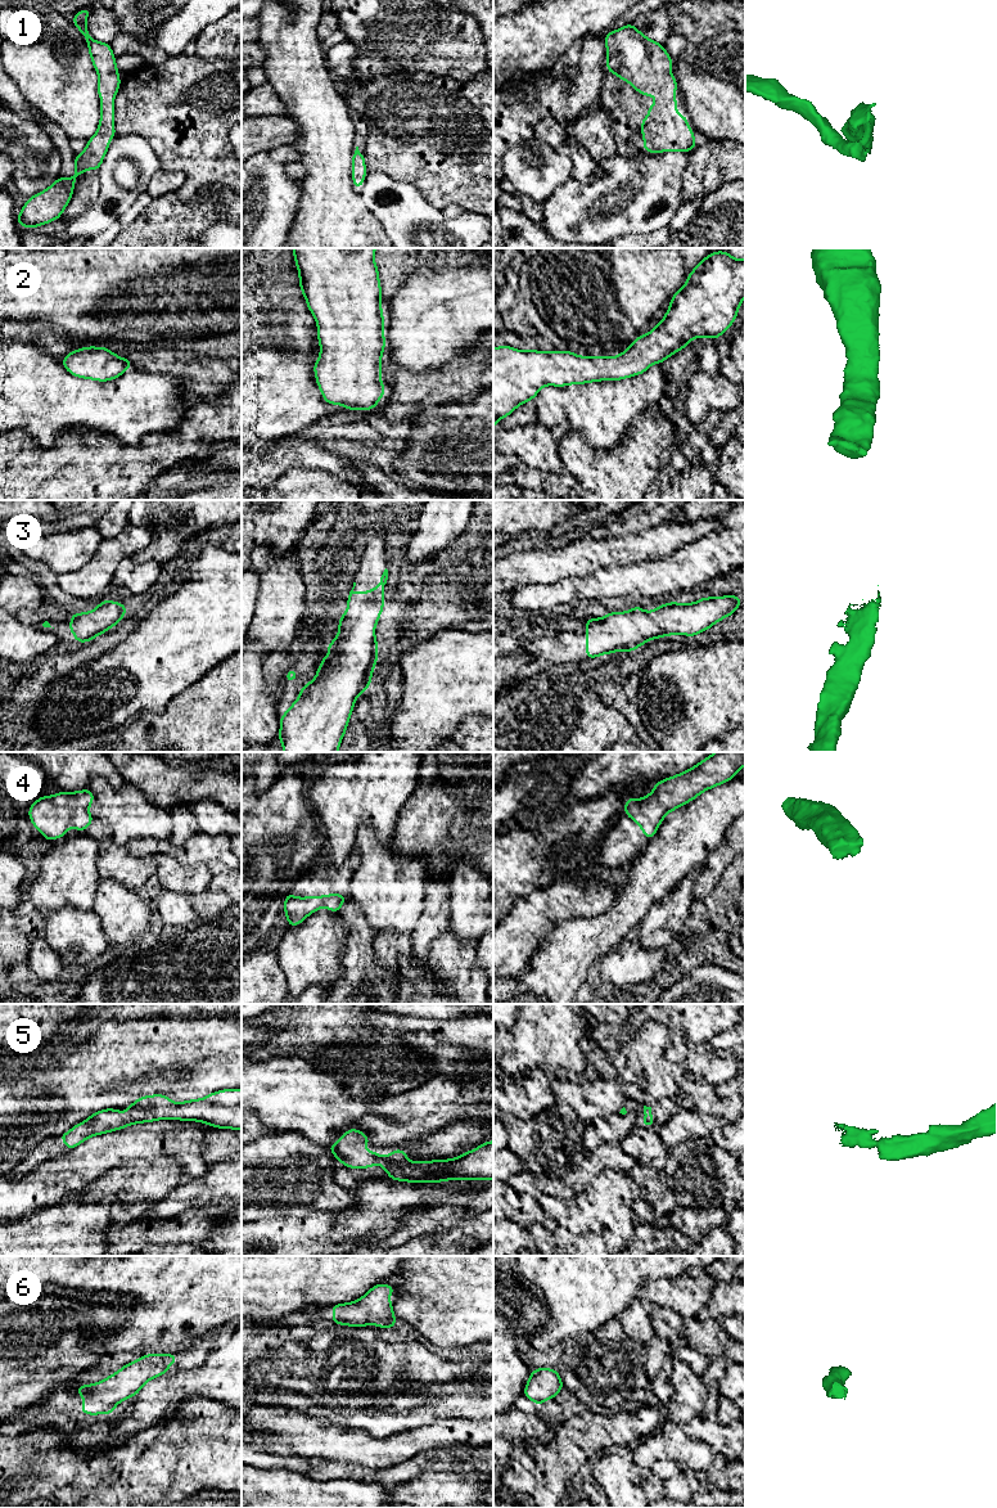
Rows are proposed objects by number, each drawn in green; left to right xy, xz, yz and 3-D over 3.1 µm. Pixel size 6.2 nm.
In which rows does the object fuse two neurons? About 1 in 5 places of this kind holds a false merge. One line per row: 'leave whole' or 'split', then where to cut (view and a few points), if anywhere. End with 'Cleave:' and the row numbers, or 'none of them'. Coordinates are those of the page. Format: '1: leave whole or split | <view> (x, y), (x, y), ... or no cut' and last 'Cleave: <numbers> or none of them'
1: leave whole | no cut
2: leave whole | no cut
3: leave whole | no cut
4: leave whole | no cut
5: leave whole | no cut
6: leave whole | no cut
Cleave: none of them

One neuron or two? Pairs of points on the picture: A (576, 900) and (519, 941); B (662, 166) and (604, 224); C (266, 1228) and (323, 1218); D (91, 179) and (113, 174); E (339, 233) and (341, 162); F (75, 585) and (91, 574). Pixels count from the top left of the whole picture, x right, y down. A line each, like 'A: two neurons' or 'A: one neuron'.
A: one neuron
B: one neuron
C: one neuron
D: two neurons
E: one neuron
F: one neuron

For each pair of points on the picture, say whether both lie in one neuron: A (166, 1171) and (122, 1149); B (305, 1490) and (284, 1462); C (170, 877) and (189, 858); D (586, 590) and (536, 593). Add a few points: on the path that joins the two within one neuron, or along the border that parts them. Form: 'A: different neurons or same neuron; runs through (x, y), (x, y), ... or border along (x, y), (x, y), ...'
A: different neurons; border along (176, 1161), (171, 1158), (138, 1161), (116, 1169)
B: different neurons; border along (260, 1467), (289, 1468), (306, 1475)
C: different neurons; border along (180, 860), (185, 864), (206, 863)
D: same neuron; runs through (573, 586), (562, 593), (549, 593)

